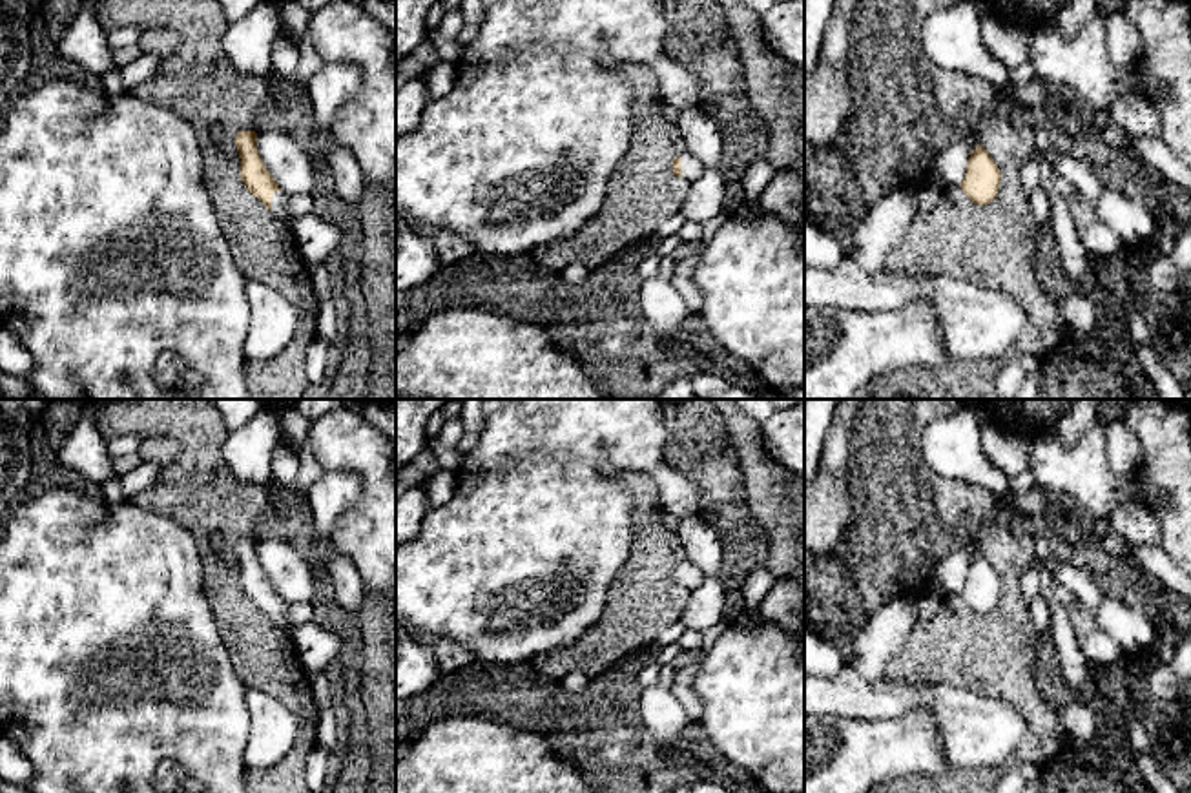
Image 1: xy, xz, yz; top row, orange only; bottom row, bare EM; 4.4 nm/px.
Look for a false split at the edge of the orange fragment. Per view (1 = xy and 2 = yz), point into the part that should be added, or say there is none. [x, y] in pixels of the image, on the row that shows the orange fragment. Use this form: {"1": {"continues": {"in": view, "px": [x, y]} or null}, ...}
{"1": {"continues": {"in": "xy", "px": [279, 201]}}, "2": {"continues": null}}

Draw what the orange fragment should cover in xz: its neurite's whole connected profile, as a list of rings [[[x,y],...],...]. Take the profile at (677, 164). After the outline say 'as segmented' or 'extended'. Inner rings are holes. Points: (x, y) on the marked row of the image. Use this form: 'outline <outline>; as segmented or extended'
outline [[[686,151],[684,155],[673,160],[673,173],[680,179],[686,179],[689,184],[693,184],[702,177],[704,164],[693,153]]]; extended

